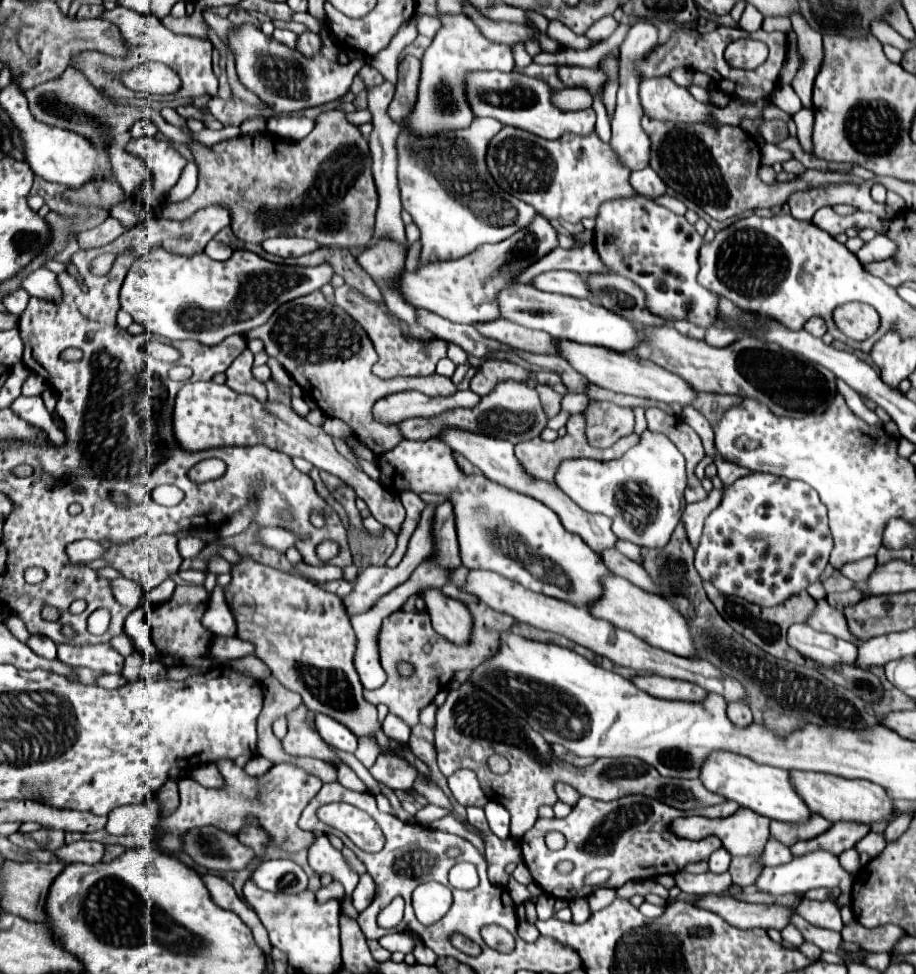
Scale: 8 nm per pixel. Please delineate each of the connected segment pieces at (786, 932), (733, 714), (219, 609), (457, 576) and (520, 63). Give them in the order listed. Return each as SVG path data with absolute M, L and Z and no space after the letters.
M795 925L785 927L785 929L781 931L781 937L783 937L785 941L789 941L793 947L801 947L801 943L805 941L805 939L803 939L803 935L801 935L801 931L799 931Z
M733 703L727 707L727 717L733 725L737 727L749 727L753 723L753 715L751 715L751 709L743 703Z
M215 585L215 589L213 589L213 599L211 599L209 609L205 611L205 619L203 619L205 627L209 627L209 631L211 631L211 623L229 623L229 621L233 619L233 617L229 615L229 607L227 607L225 597L223 597L221 593L223 593L221 587Z
M459 565L457 569L449 571L449 583L457 585L457 587L463 587L465 581L467 581L467 575L469 575L469 569L465 565Z
M523 45L513 47L513 53L515 53L515 65L517 65L519 69L525 69L525 67L529 67L529 65L531 65L531 61L533 61L533 59L525 53Z

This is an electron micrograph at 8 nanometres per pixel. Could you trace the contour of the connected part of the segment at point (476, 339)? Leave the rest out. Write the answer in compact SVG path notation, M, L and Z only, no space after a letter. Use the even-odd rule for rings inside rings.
M417 309L417 315L419 315L421 323L427 329L435 331L435 337L459 345L469 355L487 357L495 349L511 349L507 345L501 345L499 341L491 341L491 339L483 337L473 325L453 323L453 321L443 319L443 317L439 317L439 315L431 313L431 311L425 311L425 309Z

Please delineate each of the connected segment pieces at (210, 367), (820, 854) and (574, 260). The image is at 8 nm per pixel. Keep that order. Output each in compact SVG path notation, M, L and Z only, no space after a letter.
M231 335L219 345L207 347L199 341L169 341L181 351L181 361L177 365L191 367L199 379L211 379L213 373L223 373L235 361L235 357L245 349L243 335Z
M813 851L809 855L801 855L801 857L795 857L793 861L785 863L785 865L779 865L779 867L765 867L761 871L761 875L757 877L755 881L755 887L761 891L761 893L767 893L767 895L803 895L807 893L809 889L819 889L819 887L827 887L827 889L833 889L833 887L841 887L843 893L847 893L851 889L851 875L839 865L839 859L837 855L829 855L827 851Z
M557 247L549 255L545 255L545 259L539 259L537 263L533 263L533 267L529 267L525 275L521 275L521 283L529 283L539 273L545 273L551 269L567 269L575 273L587 273L587 275L611 273L611 269L607 269L605 263L599 259L599 253L595 247L581 247L581 249Z

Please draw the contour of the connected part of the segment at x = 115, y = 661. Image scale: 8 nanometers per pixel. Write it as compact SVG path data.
M67 643L57 645L57 657L59 661L67 665L81 665L89 667L93 671L103 671L103 673L121 673L123 671L123 657L107 647L107 643L101 645L87 645L87 647L75 647Z

